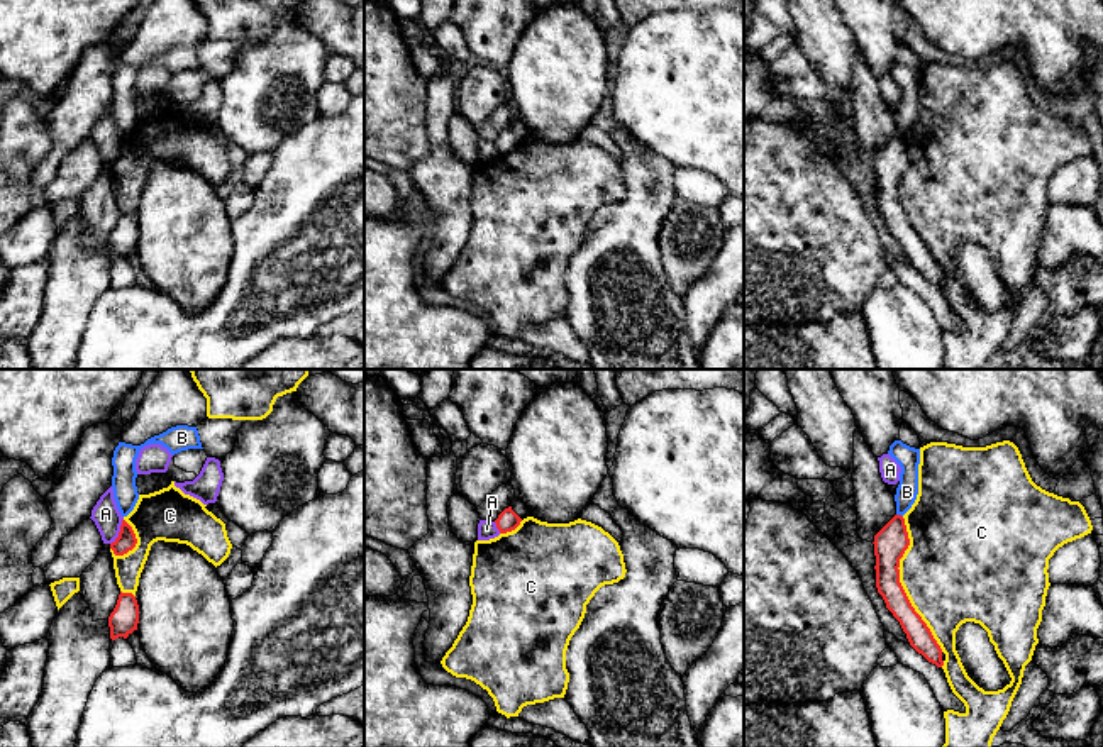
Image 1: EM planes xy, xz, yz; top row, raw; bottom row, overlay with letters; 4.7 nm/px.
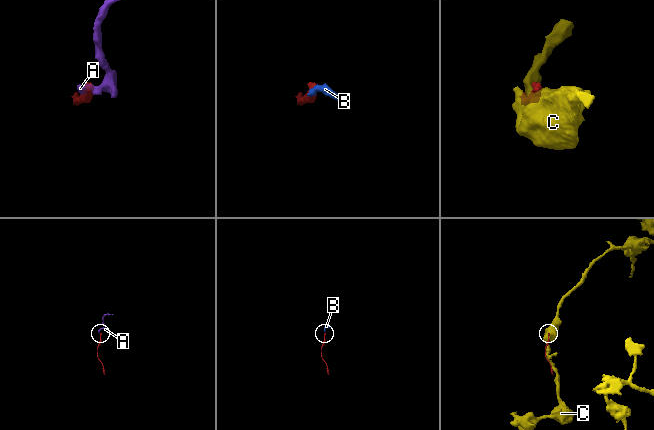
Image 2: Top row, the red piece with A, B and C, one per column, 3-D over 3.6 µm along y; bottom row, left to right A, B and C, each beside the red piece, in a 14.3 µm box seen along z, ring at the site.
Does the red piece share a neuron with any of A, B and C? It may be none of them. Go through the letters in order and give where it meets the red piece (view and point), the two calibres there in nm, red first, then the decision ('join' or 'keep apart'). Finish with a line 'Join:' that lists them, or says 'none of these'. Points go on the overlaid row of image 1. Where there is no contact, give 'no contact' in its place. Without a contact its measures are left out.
A: meets red in xy at (119, 532); 90 nm thick on the red side, 130 nm on the other; keep apart
B: meets red in yz at (900, 515); 160 nm thick on the red side, 100 nm on the other; join
C: meets red in yz at (900, 585); 160 nm thick on the red side, 480 nm on the other; keep apart
Join: B

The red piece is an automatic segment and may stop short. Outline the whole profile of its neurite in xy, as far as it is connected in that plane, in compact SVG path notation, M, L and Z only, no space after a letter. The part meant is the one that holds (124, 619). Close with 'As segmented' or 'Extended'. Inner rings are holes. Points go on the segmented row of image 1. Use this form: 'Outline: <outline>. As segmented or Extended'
Outline: M132 593L119 595L117 605L108 617L110 639L115 640L119 637L127 639L134 630L137 630L139 623L139 605Z. As segmented

